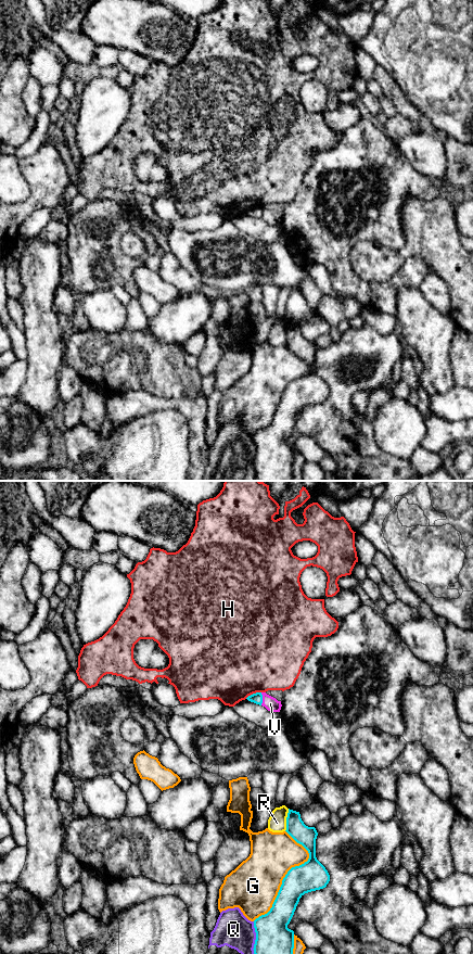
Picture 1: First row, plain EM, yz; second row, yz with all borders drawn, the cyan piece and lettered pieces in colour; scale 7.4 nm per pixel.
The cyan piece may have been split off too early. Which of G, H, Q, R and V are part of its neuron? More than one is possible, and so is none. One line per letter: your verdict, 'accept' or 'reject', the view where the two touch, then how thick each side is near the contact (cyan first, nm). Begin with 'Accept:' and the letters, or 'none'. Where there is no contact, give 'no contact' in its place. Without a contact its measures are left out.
Accept: none
G: reject; meets cyan in yz; 220 nm thick on the cyan side, 360 nm on the other
H: reject; meets cyan in yz; 80 nm thick on the cyan side, 500 nm on the other
Q: reject; meets cyan in yz; 280 nm thick on the cyan side, 260 nm on the other
R: reject; meets cyan in yz; 150 nm thick on the cyan side, 140 nm on the other
V: reject; meets cyan in yz; 80 nm thick on the cyan side, 100 nm on the other

